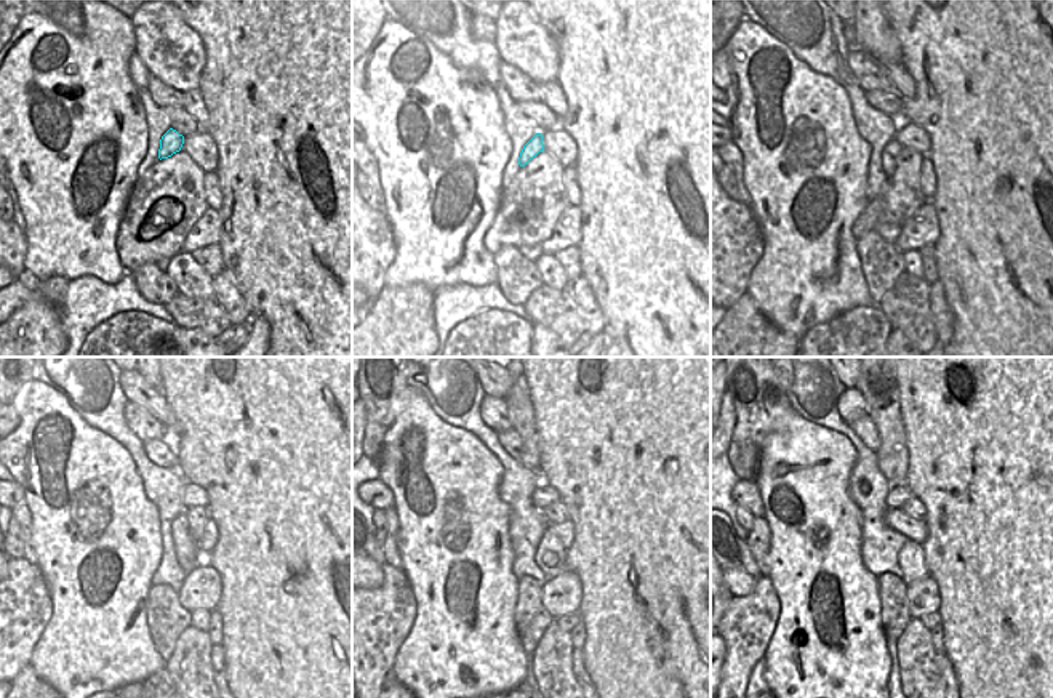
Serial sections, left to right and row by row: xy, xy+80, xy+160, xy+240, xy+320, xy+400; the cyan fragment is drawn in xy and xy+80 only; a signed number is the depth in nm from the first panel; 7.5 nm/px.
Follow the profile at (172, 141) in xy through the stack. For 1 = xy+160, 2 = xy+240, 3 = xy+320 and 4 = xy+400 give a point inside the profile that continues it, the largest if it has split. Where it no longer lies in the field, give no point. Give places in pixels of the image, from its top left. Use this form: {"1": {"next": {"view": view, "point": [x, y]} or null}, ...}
{"1": {"next": {"view": "xy+160", "point": [893, 148]}}, "2": {"next": {"view": "xy+240", "point": [186, 549]}}, "3": {"next": {"view": "xy+320", "point": [549, 557]}}, "4": {"next": {"view": "xy+400", "point": [911, 561]}}}

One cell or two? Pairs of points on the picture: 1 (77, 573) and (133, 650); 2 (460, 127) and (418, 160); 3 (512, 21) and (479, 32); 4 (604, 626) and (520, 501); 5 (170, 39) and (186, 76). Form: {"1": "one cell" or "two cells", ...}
{"1": "one cell", "2": "one cell", "3": "two cells", "4": "two cells", "5": "one cell"}

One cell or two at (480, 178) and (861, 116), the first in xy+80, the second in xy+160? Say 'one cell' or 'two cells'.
two cells

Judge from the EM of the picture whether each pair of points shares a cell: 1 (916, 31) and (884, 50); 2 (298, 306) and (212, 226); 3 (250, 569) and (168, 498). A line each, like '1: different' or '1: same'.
1: different
2: different
3: different

